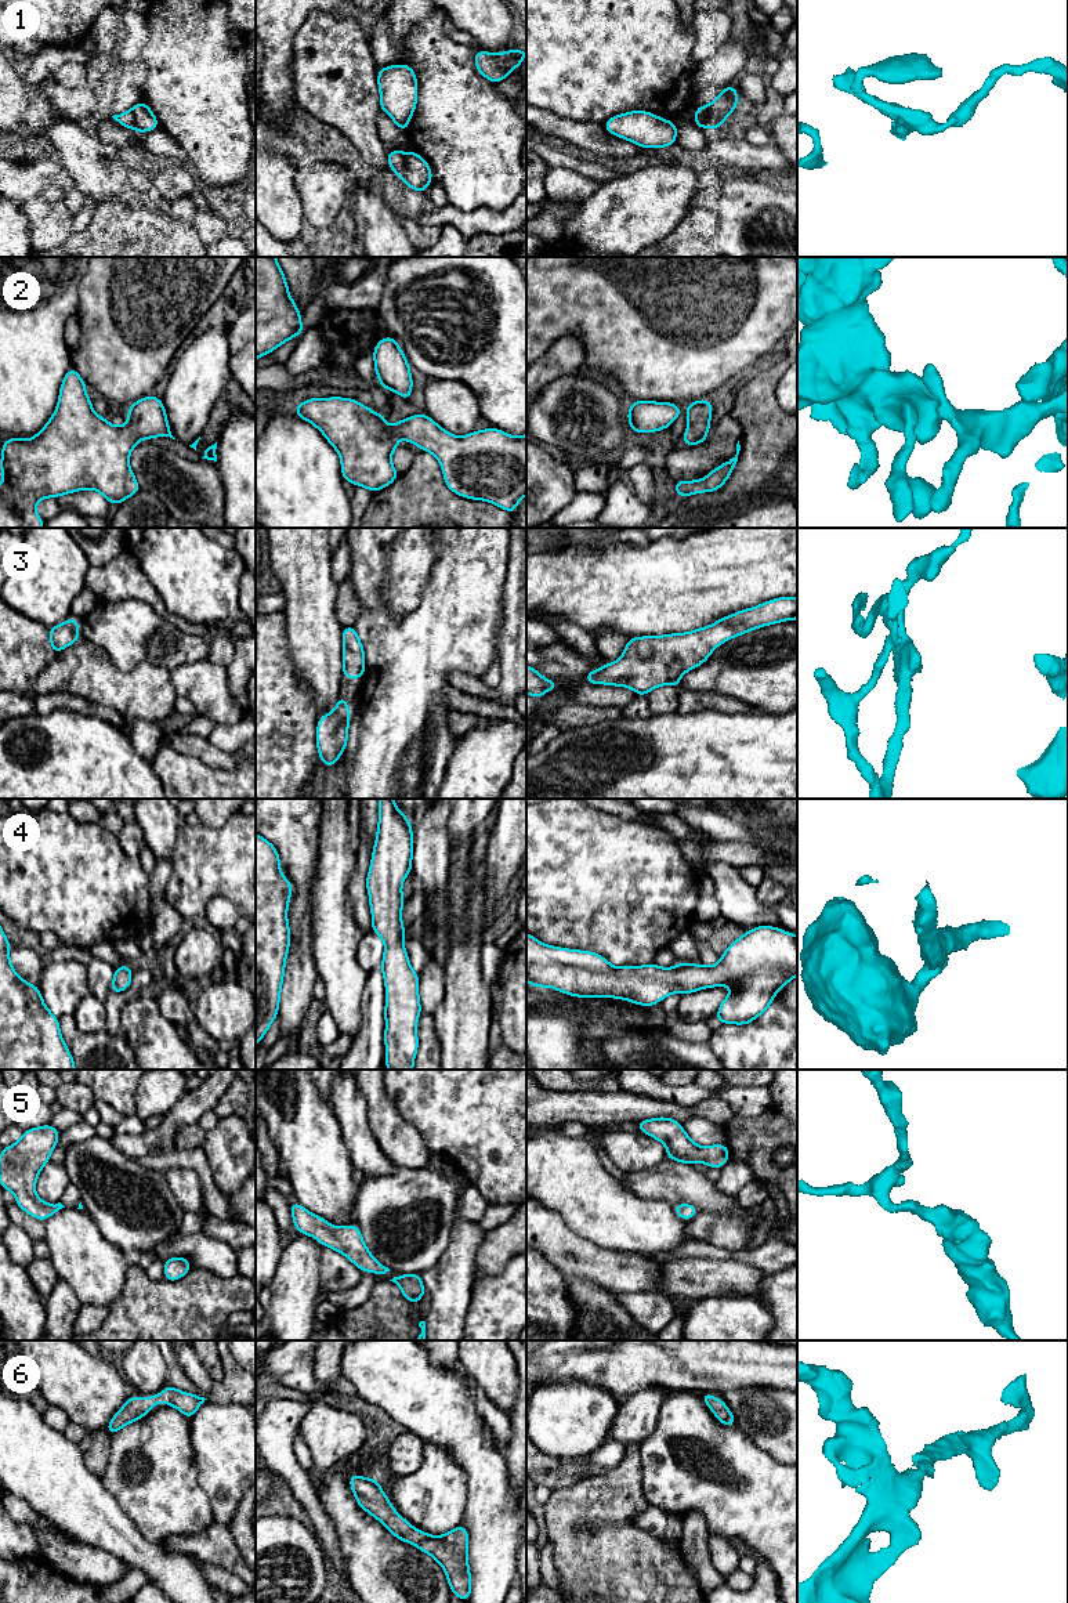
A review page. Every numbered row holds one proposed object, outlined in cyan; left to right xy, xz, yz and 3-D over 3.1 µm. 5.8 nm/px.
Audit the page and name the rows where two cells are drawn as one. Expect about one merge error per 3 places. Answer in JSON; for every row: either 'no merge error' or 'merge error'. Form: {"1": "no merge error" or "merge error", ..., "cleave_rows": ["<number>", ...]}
{"1": "merge error", "2": "no merge error", "3": "no merge error", "4": "no merge error", "5": "no merge error", "6": "no merge error", "cleave_rows": ["1"]}

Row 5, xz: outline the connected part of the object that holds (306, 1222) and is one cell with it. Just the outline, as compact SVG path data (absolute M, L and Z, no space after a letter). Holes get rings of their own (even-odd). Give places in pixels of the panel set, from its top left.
M292 1201L290 1211L294 1227L304 1235L312 1235L321 1245L326 1245L351 1260L361 1271L385 1274L388 1267L377 1262L362 1240L356 1224L336 1227L321 1216Z

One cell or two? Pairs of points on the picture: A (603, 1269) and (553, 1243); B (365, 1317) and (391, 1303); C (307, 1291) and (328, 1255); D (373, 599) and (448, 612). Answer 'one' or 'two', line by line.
A: one
B: one
C: two
D: one

